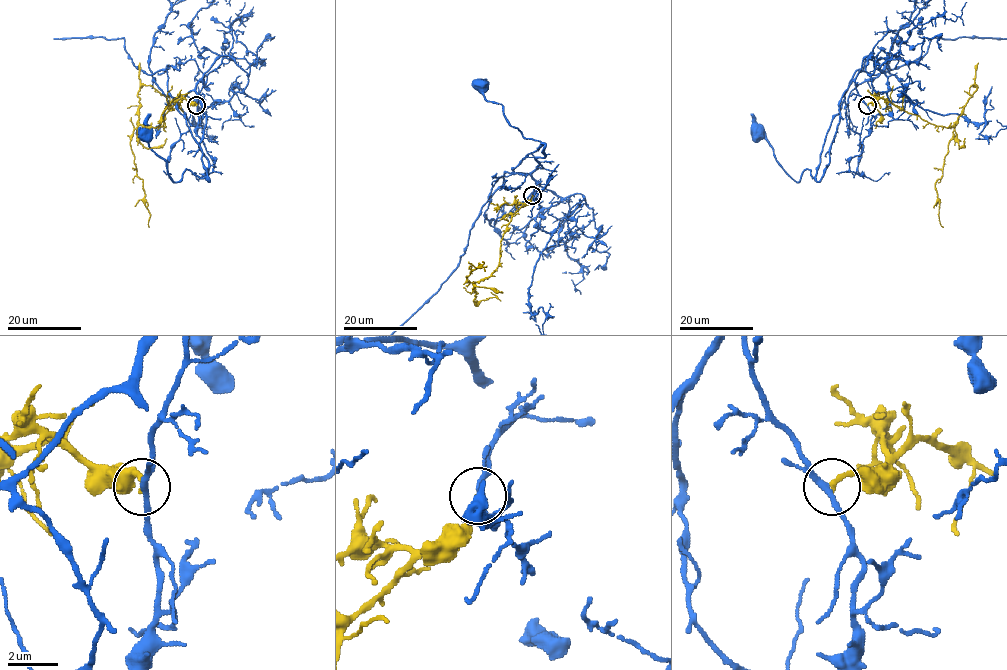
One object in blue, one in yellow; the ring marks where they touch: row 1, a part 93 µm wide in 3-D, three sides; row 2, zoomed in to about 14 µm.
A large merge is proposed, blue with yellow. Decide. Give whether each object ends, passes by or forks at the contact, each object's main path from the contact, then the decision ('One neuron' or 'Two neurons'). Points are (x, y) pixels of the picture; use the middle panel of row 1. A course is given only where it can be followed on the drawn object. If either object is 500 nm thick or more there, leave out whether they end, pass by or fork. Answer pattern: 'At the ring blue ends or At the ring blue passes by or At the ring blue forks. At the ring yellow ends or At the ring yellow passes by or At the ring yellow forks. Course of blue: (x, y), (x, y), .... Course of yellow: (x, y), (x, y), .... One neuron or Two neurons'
At the ring blue passes by. At the ring yellow ends. Course of blue: (533, 196), (538, 183), (532, 173), (542, 167), (535, 159), (544, 157), (545, 145), (523, 136), (481, 85). Course of yellow: (532, 196), (515, 212), (501, 238), (497, 268), (476, 282), (466, 277), (479, 263), (486, 267), (485, 271). One neuron

